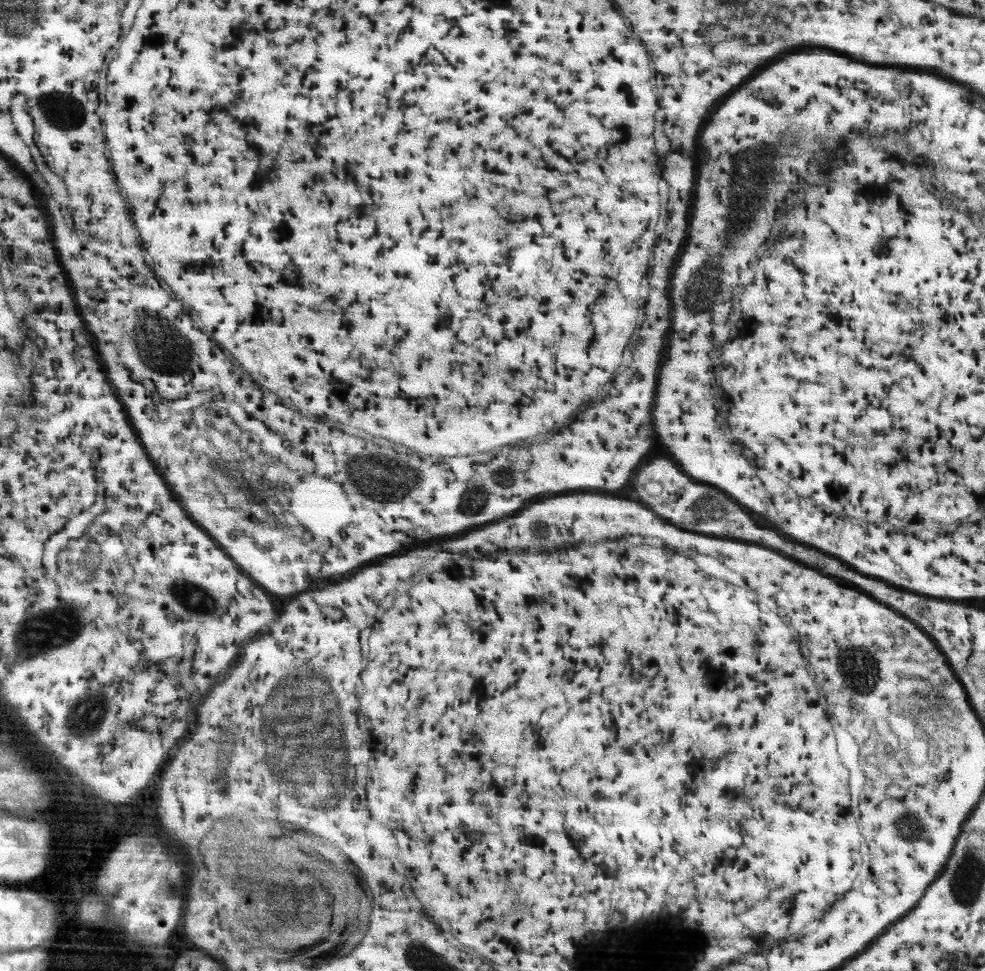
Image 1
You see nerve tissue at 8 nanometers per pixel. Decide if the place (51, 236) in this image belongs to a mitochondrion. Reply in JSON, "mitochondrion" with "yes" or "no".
{"mitochondrion":"no"}

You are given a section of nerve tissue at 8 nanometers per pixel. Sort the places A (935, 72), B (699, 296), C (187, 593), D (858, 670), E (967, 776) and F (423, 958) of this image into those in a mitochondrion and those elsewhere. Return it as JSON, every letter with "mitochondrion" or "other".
{"A":"other","B":"mitochondrion","C":"mitochondrion","D":"mitochondrion","E":"other","F":"mitochondrion"}

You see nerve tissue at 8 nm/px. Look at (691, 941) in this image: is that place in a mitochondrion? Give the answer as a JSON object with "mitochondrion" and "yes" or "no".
{"mitochondrion":"no"}

